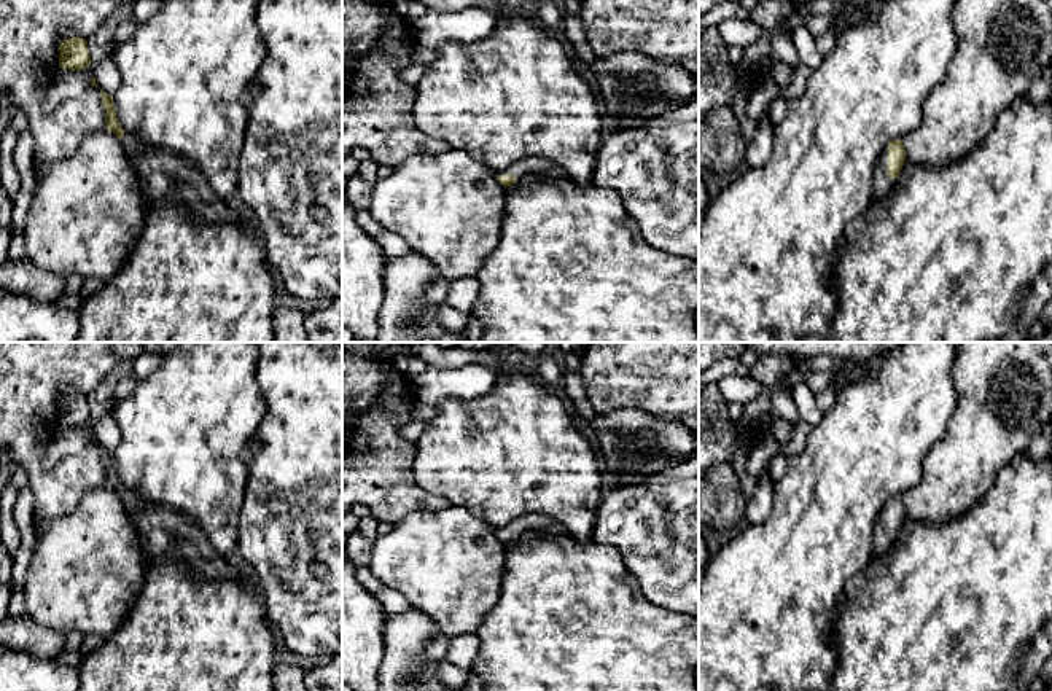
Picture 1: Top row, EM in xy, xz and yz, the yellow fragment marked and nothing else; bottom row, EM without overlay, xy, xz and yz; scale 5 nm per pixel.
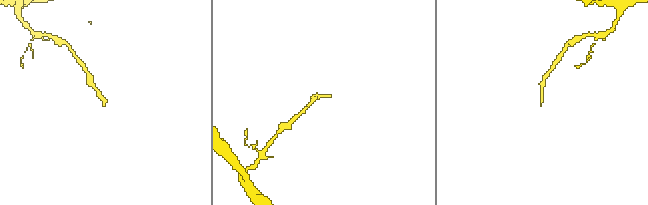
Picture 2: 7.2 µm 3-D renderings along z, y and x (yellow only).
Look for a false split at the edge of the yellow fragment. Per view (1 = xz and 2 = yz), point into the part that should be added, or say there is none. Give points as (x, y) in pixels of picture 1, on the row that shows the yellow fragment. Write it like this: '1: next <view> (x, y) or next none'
1: next xz (533, 164)
2: next yz (882, 183)

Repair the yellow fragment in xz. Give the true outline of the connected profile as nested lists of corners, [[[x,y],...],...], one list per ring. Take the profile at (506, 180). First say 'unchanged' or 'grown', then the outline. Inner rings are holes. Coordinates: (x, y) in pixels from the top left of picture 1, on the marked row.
grown | [[[540,156],[524,158],[503,170],[497,170],[497,180],[506,188],[522,180],[528,174],[541,174],[547,178],[567,177],[567,172],[551,159]]]

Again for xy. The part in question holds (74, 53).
unchanged | [[[73,37],[59,43],[59,68],[83,70],[91,62],[86,38]]]

